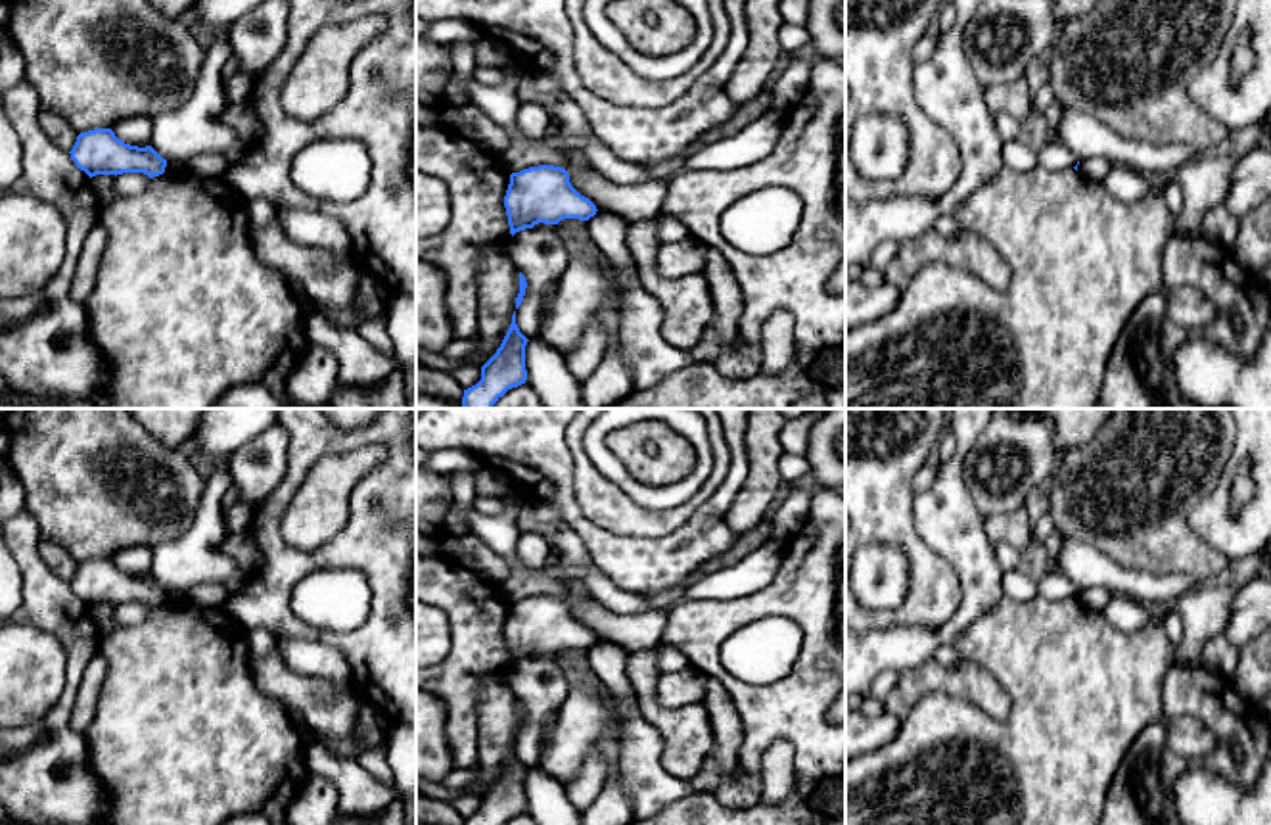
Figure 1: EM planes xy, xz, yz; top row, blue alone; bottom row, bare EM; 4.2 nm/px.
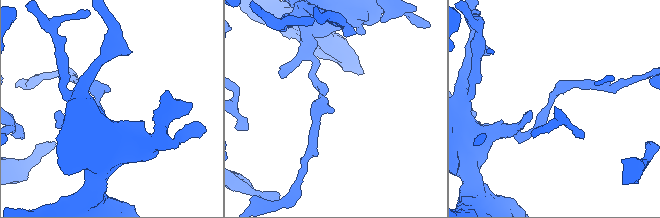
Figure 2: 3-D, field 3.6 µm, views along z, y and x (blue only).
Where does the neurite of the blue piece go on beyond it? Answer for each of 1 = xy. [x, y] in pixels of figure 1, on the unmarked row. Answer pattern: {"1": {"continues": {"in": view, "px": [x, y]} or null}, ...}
{"1": {"continues": null}}

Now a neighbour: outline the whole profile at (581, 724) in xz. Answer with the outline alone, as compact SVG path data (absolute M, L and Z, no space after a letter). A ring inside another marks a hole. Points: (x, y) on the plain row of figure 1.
M573 679L571 691L556 712L548 744L541 750L543 769L569 787L585 758L610 739L610 716L602 693L585 679Z

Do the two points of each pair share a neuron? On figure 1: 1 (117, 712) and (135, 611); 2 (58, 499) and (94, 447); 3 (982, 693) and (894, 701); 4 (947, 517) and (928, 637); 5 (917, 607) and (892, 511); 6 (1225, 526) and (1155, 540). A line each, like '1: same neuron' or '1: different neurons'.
1: different neurons
2: same neuron
3: same neuron
4: same neuron
5: same neuron
6: different neurons

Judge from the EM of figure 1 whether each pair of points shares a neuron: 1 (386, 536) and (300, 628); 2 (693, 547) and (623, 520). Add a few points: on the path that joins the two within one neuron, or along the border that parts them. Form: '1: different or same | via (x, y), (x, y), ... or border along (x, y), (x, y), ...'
1: same | via (349, 549), (307, 561), (284, 584), (284, 591)
2: different | border along (696, 509), (681, 524), (656, 538), (616, 534)

